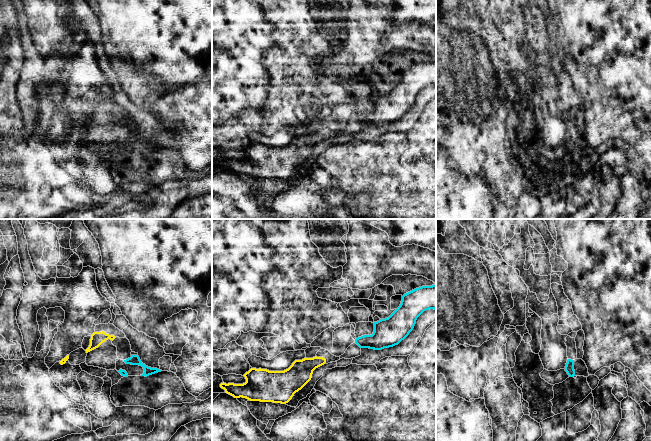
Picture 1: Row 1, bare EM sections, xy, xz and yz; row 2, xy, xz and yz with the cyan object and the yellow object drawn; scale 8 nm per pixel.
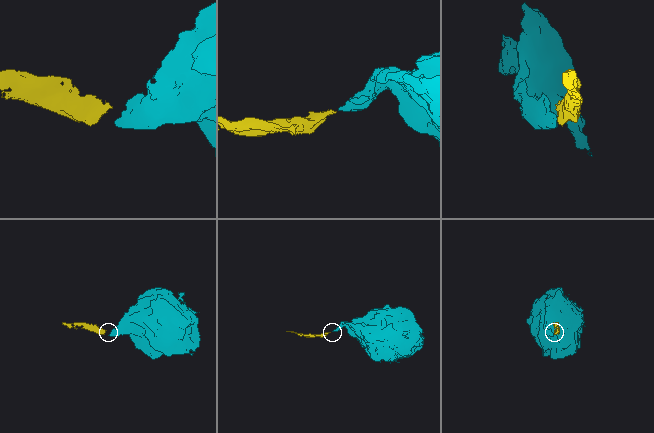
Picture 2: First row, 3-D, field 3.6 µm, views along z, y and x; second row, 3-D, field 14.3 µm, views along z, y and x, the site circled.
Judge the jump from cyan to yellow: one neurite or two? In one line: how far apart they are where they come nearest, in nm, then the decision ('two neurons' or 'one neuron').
190 nm apart; one neuron

